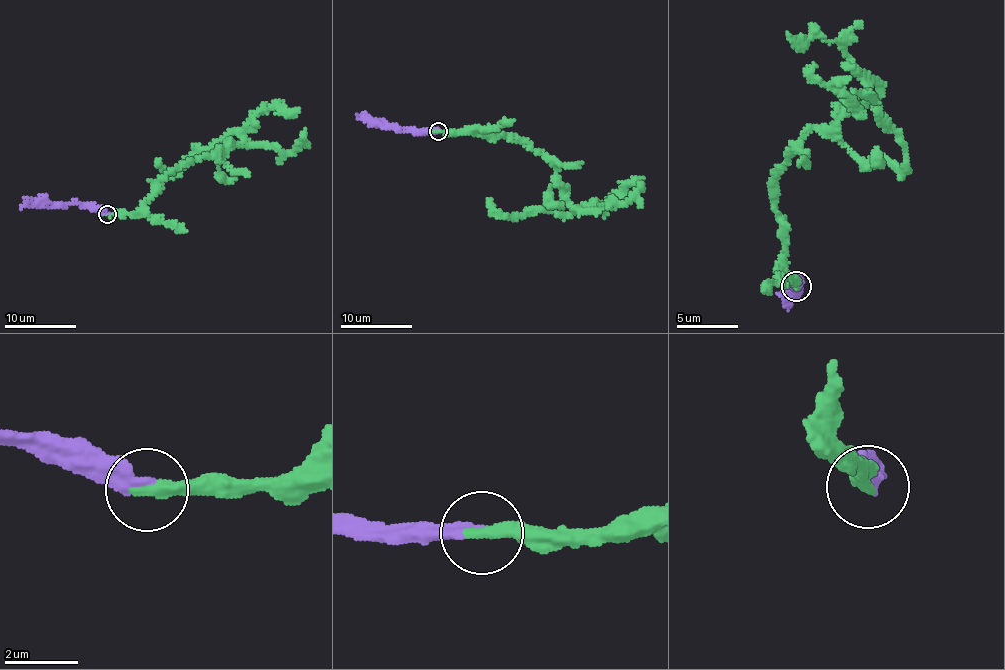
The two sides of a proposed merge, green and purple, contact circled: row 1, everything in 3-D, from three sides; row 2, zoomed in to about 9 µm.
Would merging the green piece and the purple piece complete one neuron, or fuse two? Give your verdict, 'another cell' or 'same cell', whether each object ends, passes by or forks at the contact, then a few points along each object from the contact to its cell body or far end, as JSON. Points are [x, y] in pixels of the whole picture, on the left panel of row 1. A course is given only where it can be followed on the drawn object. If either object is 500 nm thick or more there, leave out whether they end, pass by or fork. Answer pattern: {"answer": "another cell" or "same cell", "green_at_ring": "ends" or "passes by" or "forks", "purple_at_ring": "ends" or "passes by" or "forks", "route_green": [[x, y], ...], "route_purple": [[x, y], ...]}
{"answer": "same cell", "green_at_ring": "ends", "purple_at_ring": "ends", "route_green": [[107, 215], [135, 214], [168, 173], [241, 138], [225, 132], [197, 149], [179, 171], [168, 172], [156, 163]], "route_purple": [[107, 213], [98, 213], [80, 204], [36, 205], [20, 208]]}

